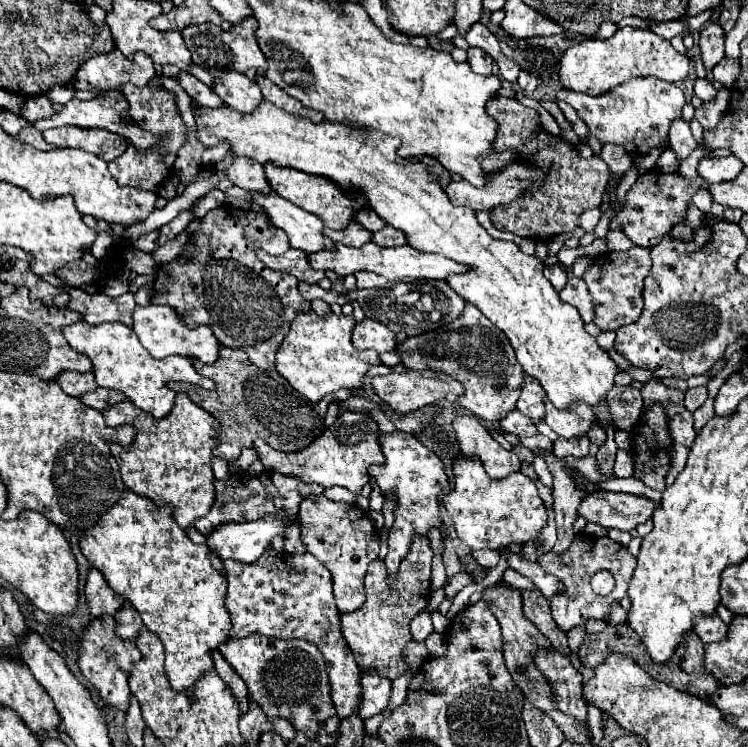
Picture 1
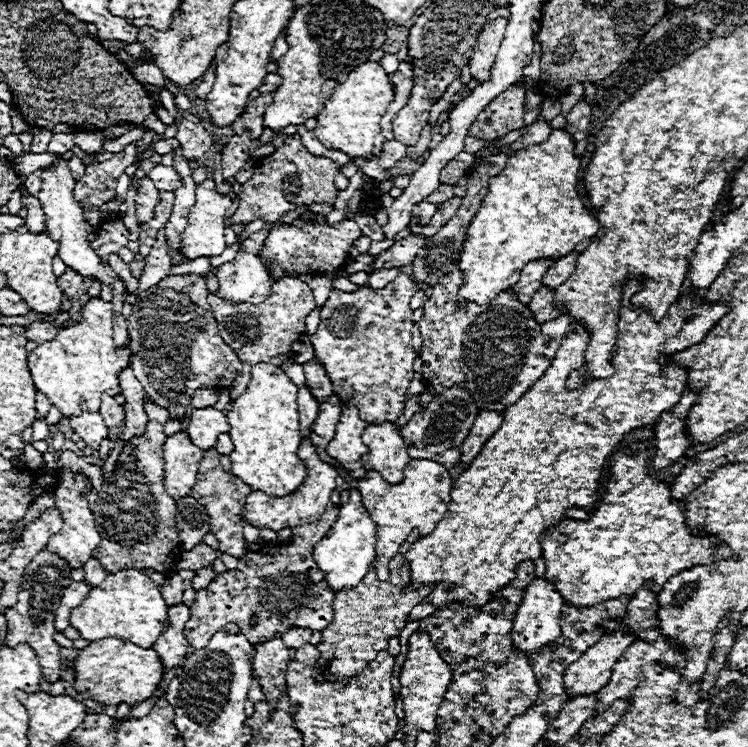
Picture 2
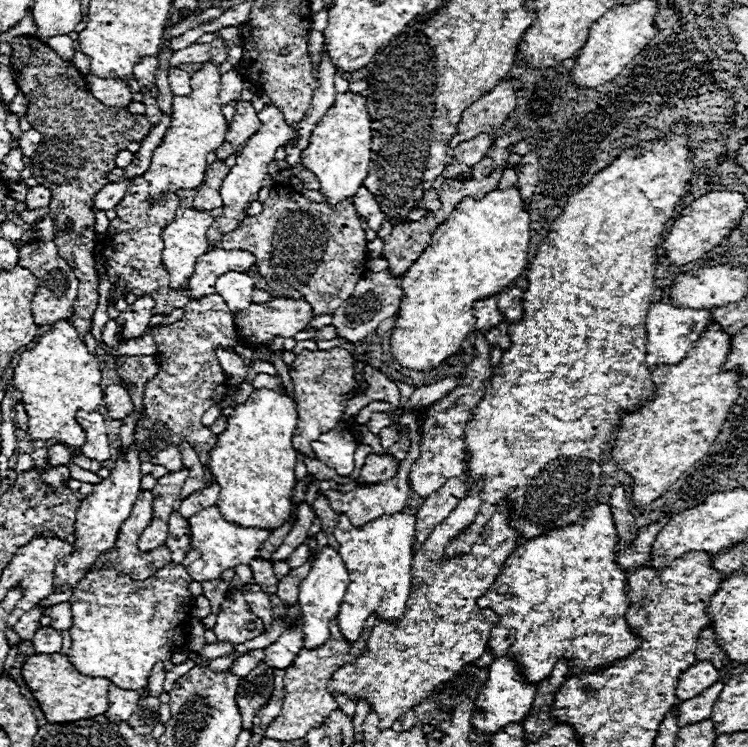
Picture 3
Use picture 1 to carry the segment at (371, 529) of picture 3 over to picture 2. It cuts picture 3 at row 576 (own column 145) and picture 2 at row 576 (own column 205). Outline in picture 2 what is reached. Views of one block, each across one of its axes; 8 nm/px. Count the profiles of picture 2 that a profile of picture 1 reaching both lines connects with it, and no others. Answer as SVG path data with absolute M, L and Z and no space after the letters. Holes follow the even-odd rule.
M410 460L404 470L402 484L386 484L378 472L368 470L364 478L358 480L358 490L362 494L362 504L366 506L370 518L376 522L376 560L374 570L378 580L388 578L386 562L398 554L398 548L412 530L418 530L420 536L428 536L436 524L442 520L448 504L452 478L448 470L432 460Z

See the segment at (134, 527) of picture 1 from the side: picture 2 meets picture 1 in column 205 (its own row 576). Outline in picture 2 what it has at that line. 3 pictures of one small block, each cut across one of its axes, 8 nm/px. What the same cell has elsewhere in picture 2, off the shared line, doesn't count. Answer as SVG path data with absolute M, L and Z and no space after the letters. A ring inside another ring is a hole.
M638 444L638 448L630 448L630 452L616 452L612 458L610 458L610 474L608 474L608 480L606 480L606 486L604 486L604 494L598 502L598 508L596 512L588 518L588 520L564 520L562 524L546 530L544 536L540 536L540 544L542 544L542 556L544 556L544 562L546 562L546 580L552 582L558 592L562 594L564 602L566 604L574 604L574 608L588 608L588 606L594 606L594 604L600 604L602 600L614 600L614 598L620 598L620 596L634 596L636 590L640 590L644 584L650 584L650 590L654 594L662 592L664 584L668 582L668 578L692 568L692 566L706 566L706 564L712 564L716 560L724 560L726 556L730 556L730 548L726 546L720 546L718 550L714 550L712 542L704 536L700 536L696 530L690 530L686 524L684 524L684 504L682 502L672 502L670 500L670 486L660 482L660 480L654 480L650 476L650 452L644 444Z

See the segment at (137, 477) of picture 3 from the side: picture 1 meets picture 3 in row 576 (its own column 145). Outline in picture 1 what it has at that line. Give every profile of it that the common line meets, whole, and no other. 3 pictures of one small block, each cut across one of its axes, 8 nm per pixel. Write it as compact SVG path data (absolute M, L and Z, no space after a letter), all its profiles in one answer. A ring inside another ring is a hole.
M114 48L108 54L98 54L84 60L78 66L72 84L76 90L94 90L102 94L126 82L146 86L152 76L156 76L156 72L150 56L138 52L134 54L134 60L128 60L120 50Z

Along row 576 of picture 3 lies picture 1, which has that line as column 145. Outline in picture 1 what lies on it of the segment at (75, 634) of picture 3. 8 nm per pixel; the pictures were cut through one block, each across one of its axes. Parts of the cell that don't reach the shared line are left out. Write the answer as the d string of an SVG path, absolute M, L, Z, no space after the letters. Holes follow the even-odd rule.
M122 84L116 90L122 92L130 104L130 118L134 122L138 122L140 128L154 134L158 140L148 150L138 150L136 146L128 144L126 152L108 164L108 170L120 186L134 186L140 190L156 190L164 182L164 178L172 172L176 154L186 144L186 138L188 138L188 128L182 122L182 116L178 112L176 96L164 88L152 90L148 84L142 88L134 86L134 84Z

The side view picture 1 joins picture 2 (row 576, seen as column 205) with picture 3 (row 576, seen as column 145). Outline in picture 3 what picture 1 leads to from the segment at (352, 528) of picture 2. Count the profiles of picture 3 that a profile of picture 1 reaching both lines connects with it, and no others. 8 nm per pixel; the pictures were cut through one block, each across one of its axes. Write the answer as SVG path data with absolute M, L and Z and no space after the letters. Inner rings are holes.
M326 546L318 554L314 566L310 568L308 576L300 584L298 606L300 606L300 612L302 612L302 632L304 632L302 648L306 648L306 650L318 648L330 638L328 624L330 624L332 618L338 616L338 608L340 608L342 598L346 594L346 586L348 586L348 570L346 570L342 558L338 556L338 552L332 550L330 546Z

